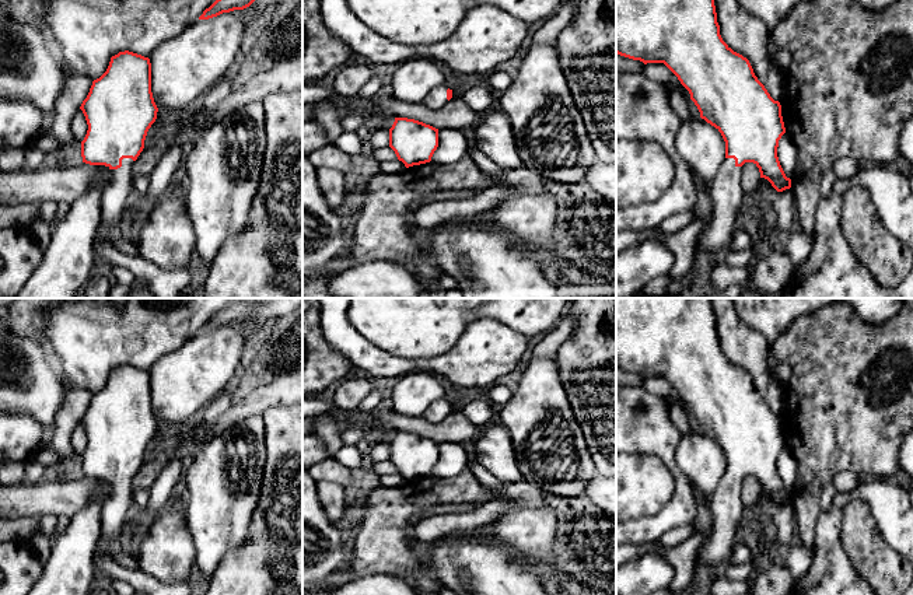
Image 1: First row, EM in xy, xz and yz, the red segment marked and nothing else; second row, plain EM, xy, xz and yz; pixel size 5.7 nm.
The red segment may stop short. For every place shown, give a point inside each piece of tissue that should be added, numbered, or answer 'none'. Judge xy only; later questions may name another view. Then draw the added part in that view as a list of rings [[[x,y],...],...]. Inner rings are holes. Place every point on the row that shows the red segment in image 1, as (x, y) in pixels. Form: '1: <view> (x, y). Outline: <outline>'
1: xy (114, 213). Outline: [[[123,158],[122,167],[111,169],[111,182],[101,197],[101,224],[106,227],[129,225],[129,214],[126,210],[126,200],[133,189],[133,160]]]

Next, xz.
1: xz (436, 100). Outline: [[[447,84],[438,85],[437,88],[427,94],[423,104],[433,111],[441,109],[448,102],[447,90],[448,90]]]

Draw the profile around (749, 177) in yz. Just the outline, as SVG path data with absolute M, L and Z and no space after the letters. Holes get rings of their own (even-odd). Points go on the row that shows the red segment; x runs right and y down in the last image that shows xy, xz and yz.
M745 162L741 172L741 186L744 193L755 195L760 183L760 172L756 164Z

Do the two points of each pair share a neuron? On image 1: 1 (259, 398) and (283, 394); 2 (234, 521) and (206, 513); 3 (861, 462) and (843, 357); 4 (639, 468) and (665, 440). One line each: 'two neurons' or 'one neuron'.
1: one neuron
2: one neuron
3: one neuron
4: two neurons

